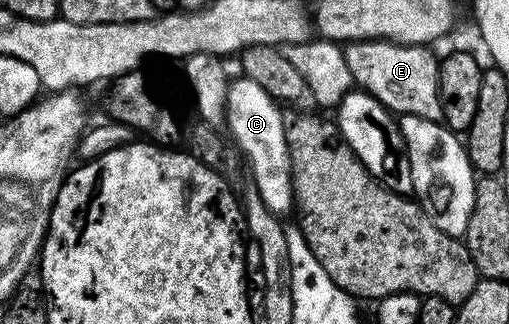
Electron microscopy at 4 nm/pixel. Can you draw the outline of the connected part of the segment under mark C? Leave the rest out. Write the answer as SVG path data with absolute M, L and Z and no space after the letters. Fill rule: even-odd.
M245 78L231 79L226 96L226 110L224 113L225 127L230 127L229 139L236 145L239 153L244 157L248 165L248 172L254 175L253 187L258 197L264 202L264 206L275 217L282 218L286 211L295 207L294 182L290 178L290 155L286 145L286 124L282 120L283 109L270 97L256 82Z

